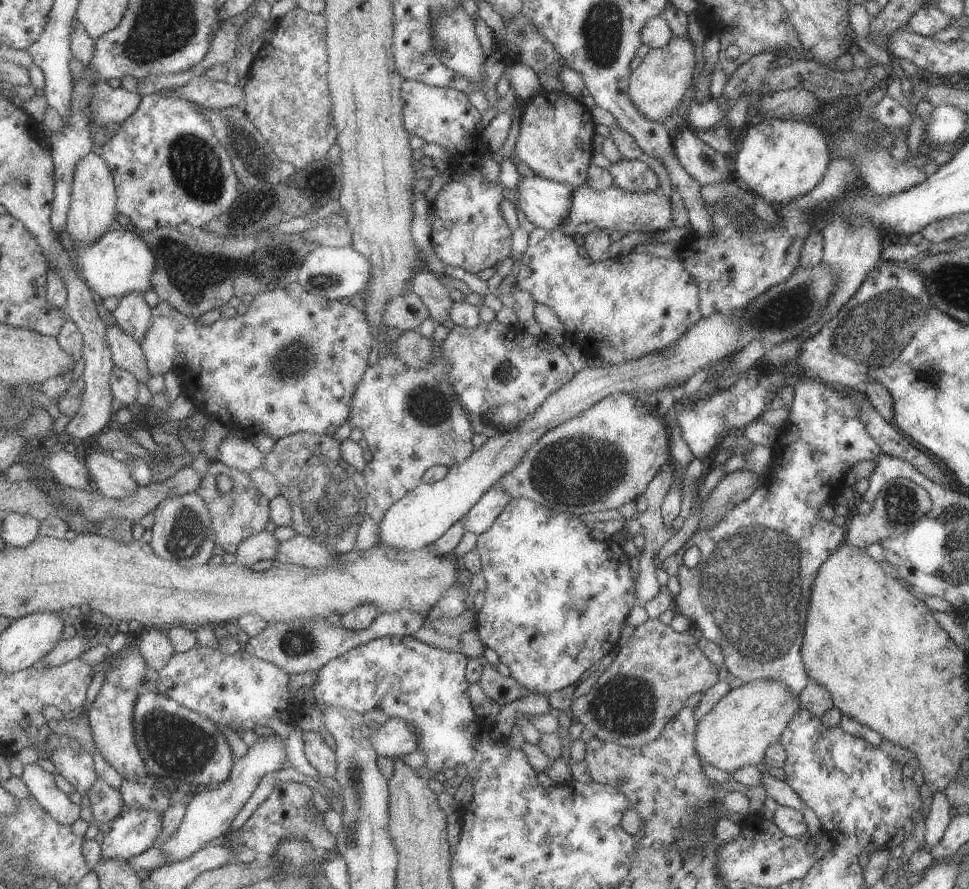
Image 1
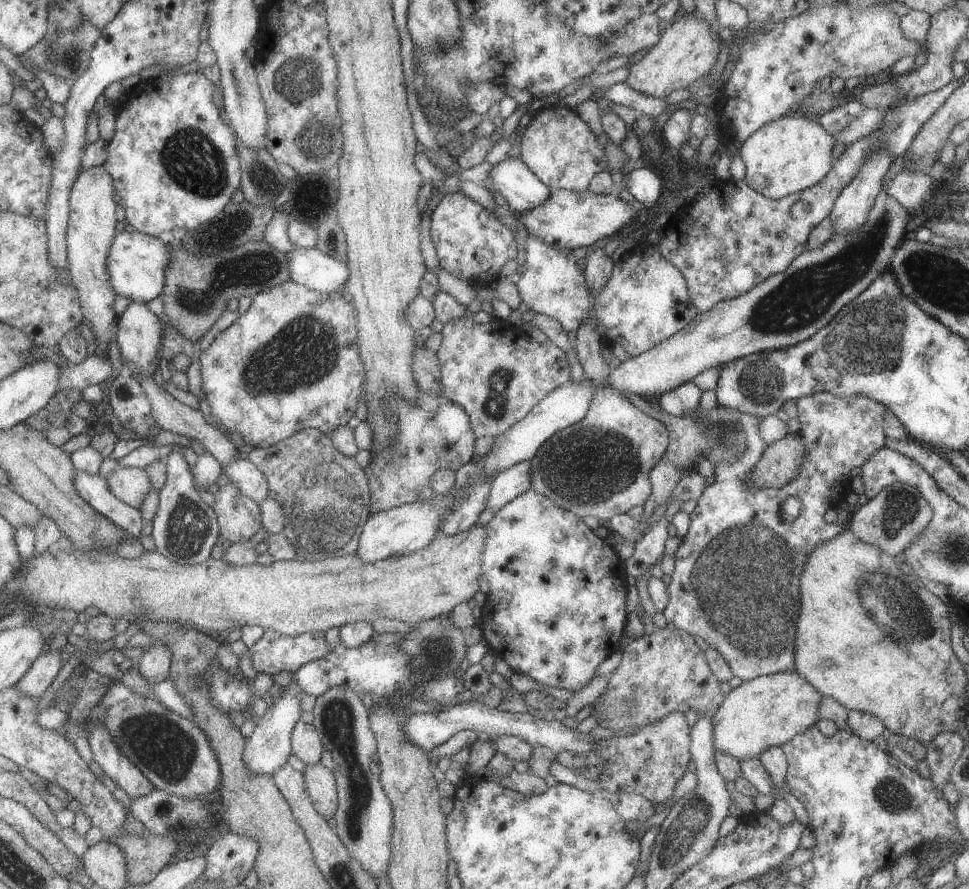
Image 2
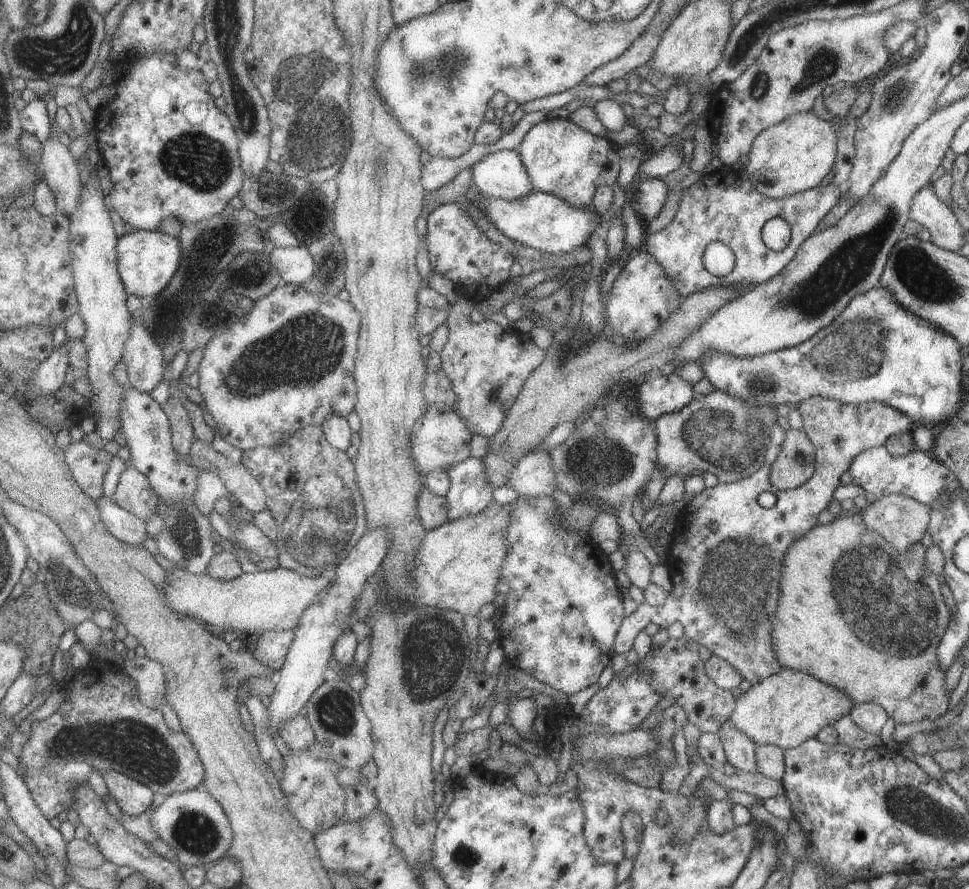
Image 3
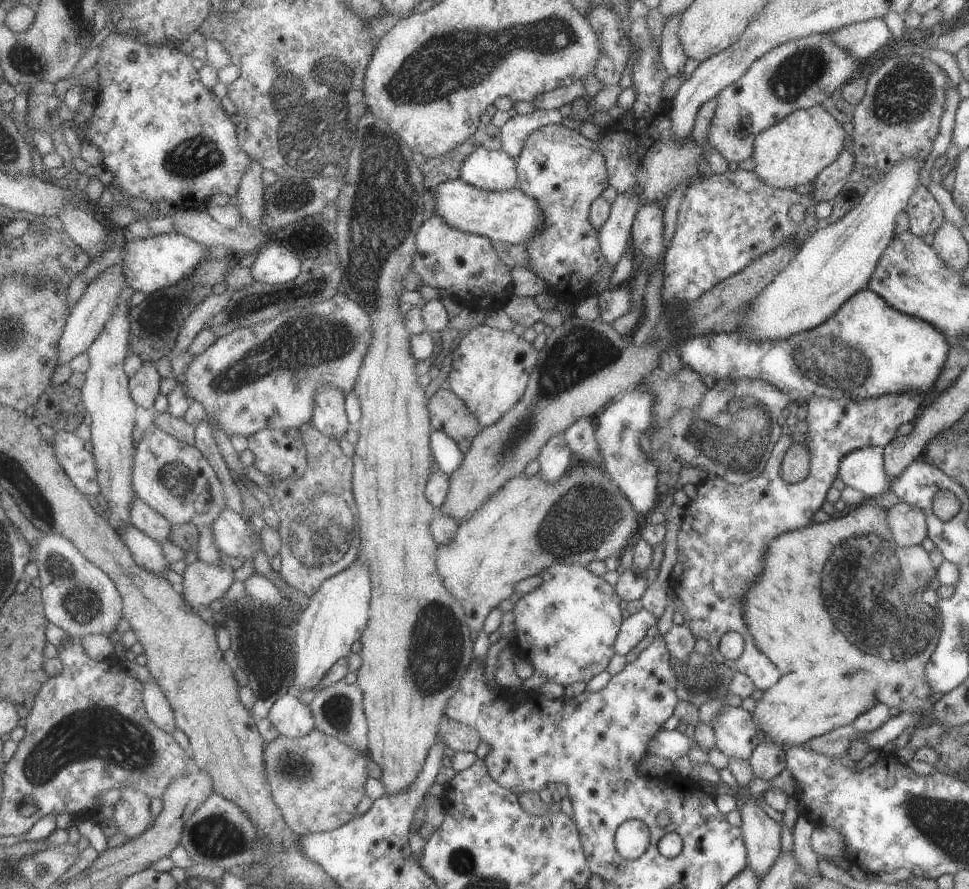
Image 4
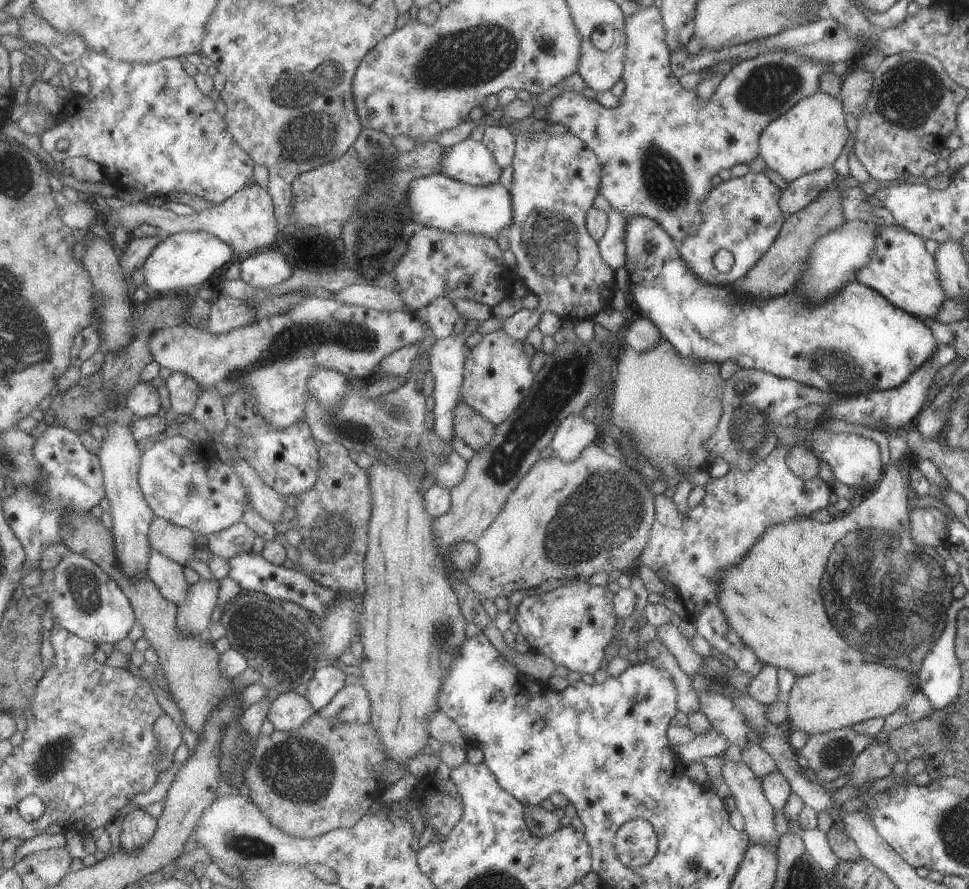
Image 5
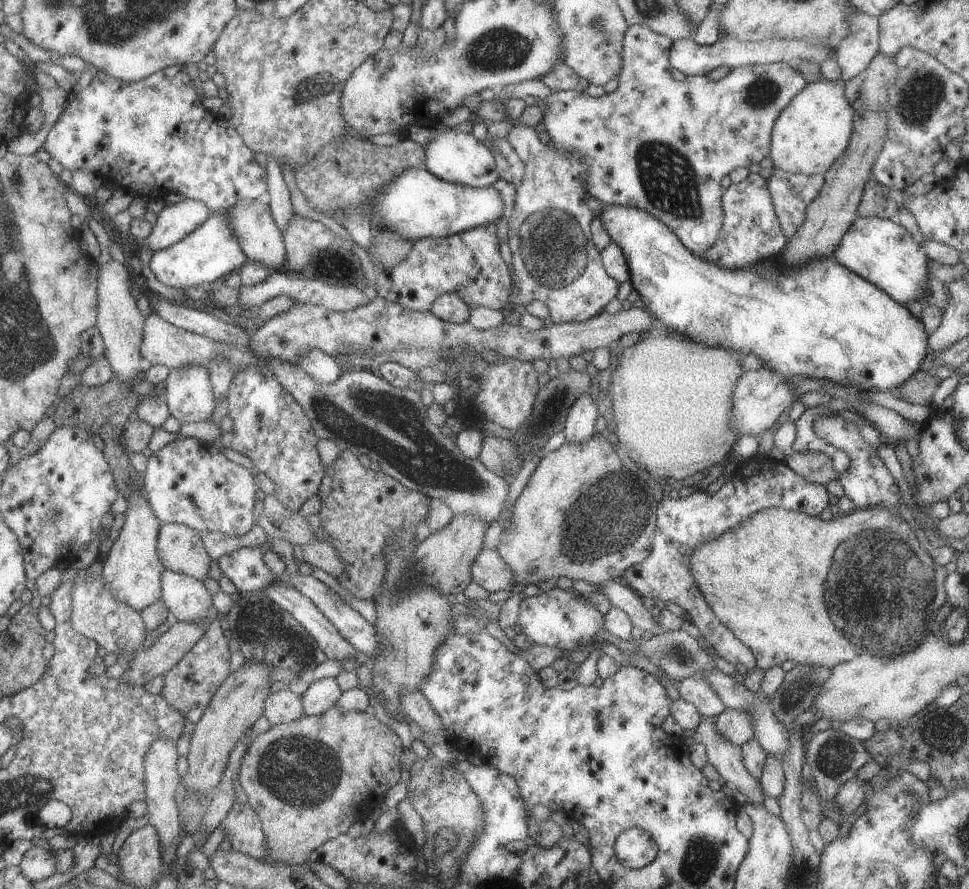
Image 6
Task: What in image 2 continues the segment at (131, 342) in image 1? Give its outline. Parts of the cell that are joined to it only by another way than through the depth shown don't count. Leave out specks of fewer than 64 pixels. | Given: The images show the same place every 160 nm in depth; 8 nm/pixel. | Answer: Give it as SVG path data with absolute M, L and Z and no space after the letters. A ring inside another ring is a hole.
M138 375L137 378L141 381L141 384L144 385L147 396L152 400L154 416L163 430L176 432L197 440L200 445L203 446L204 450L209 452L220 465L238 458L236 448L233 447L233 444L227 439L227 436L222 432L221 428L215 428L213 425L205 423L201 410L190 408L187 404L179 402L177 398L173 398L173 396L163 388L163 385L159 386L159 384L155 382L153 377Z

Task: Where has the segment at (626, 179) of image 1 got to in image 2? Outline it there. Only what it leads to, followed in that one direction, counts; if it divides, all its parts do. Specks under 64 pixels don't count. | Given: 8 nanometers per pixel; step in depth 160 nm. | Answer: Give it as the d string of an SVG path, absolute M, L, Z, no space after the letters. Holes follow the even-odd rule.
M640 163L629 173L625 186L635 200L645 206L645 209L656 204L659 201L659 194L662 194L661 178Z

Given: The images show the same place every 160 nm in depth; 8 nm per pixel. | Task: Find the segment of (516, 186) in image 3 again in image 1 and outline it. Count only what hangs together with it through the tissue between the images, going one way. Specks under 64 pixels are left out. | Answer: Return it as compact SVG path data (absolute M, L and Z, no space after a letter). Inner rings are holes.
M536 175L531 176L531 178L519 176L516 206L533 226L545 230L557 230L561 220L567 218L567 212L569 212L569 206L571 206L571 196L573 196L573 188L569 184L546 180Z

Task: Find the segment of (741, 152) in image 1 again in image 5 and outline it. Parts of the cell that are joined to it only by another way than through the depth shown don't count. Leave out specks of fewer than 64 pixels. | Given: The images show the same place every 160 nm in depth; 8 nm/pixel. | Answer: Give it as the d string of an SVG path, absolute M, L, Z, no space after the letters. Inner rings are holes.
M817 91L779 115L761 132L757 140L758 156L765 162L767 170L776 172L789 182L815 170L831 168L841 154L848 134L841 102Z

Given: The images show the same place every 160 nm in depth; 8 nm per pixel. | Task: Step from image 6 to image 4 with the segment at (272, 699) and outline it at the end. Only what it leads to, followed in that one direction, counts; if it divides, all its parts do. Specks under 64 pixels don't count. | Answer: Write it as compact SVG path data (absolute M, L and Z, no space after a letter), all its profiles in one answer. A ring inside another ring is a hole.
M292 692L278 697L266 718L279 735L288 738L304 736L314 729L310 709Z

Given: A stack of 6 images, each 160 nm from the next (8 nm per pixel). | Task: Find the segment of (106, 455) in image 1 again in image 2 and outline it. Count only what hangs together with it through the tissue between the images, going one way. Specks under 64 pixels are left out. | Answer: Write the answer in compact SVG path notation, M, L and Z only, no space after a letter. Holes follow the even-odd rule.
M119 467L107 476L111 490L123 502L141 510L147 495L154 489L150 474L140 467Z

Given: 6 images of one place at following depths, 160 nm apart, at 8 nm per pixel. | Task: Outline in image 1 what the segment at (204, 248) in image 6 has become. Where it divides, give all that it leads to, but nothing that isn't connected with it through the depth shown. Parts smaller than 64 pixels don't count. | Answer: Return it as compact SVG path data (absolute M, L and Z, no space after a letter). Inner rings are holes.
M123 227L115 232L107 232L95 244L77 246L74 244L75 261L83 279L95 294L105 300L108 297L123 297L131 292L147 294L154 289L153 276L157 260L151 246L133 228Z

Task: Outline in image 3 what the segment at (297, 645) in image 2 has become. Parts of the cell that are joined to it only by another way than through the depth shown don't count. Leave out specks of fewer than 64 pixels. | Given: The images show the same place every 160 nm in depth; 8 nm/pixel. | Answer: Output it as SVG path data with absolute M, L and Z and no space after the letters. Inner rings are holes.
M292 629L280 631L264 631L251 652L253 658L261 664L279 671L285 660L292 636Z

